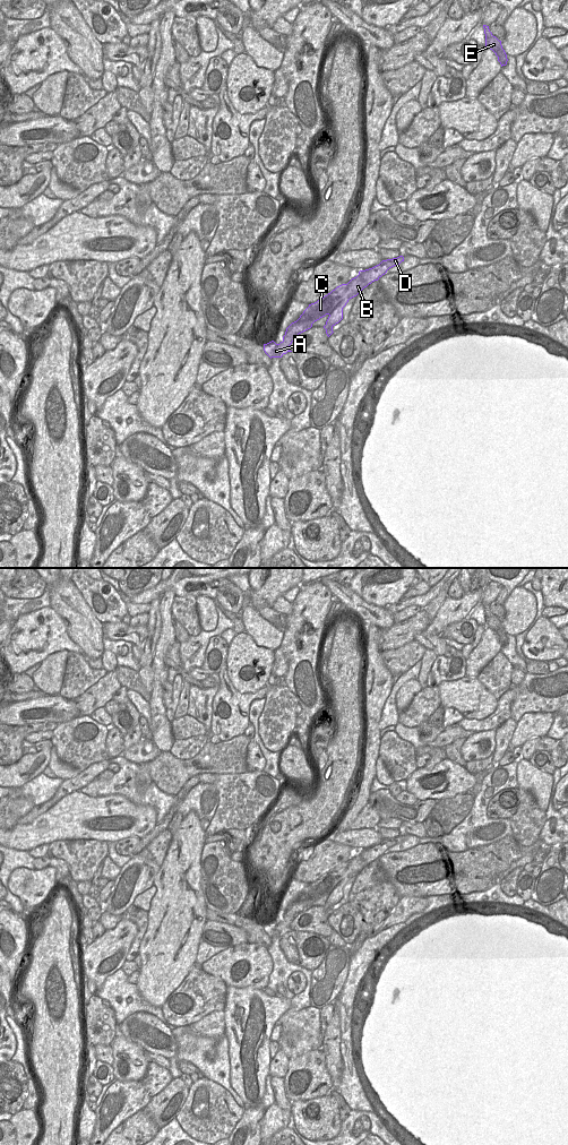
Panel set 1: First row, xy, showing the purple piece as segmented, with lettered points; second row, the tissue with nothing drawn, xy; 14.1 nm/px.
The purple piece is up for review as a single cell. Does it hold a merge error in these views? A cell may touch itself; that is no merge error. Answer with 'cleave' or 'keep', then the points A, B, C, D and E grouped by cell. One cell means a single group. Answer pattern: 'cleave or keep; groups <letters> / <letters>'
cleave; groups A B C D / E

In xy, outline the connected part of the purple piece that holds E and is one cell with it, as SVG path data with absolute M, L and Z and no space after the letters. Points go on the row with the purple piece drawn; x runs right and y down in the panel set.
M483 25L484 34L485 34L485 46L492 50L496 55L498 57L498 61L500 62L501 67L507 64L507 54L502 49L501 41L499 41L489 29L489 26Z

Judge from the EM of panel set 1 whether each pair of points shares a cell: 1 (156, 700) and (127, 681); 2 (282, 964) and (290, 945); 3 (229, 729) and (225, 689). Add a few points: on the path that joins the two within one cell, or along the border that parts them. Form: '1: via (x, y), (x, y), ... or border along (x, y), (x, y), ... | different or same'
1: border along (137, 672), (142, 683), (149, 694), (149, 700) | different
2: border along (280, 937), (284, 956), (308, 969) | different
3: via (230, 719), (231, 707), (227, 699) | same

